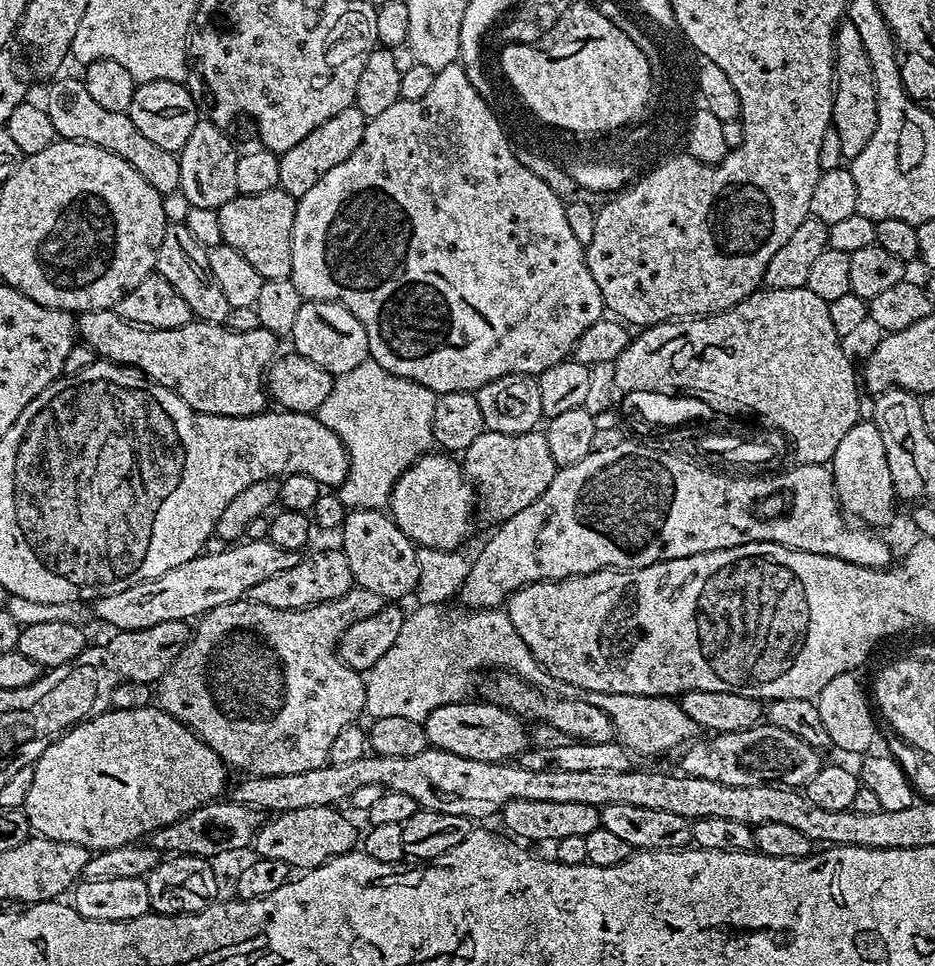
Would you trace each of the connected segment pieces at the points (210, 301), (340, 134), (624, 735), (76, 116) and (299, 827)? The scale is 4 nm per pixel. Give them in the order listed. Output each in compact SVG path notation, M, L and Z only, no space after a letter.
M182 222L169 223L165 228L162 246L158 246L156 272L166 278L166 282L170 282L170 286L182 294L182 298L186 298L195 319L204 320L208 324L224 324L227 321L229 306L226 294L222 294L222 286L218 286L214 274L210 274L208 249L201 246L198 238L194 238L194 234L190 234Z
M354 106L347 108L342 110L342 114L334 114L334 118L326 118L322 126L310 130L310 134L306 134L306 138L302 138L298 146L290 146L290 150L279 153L280 187L291 196L304 196L306 190L312 189L318 178L322 178L322 174L334 170L334 166L346 162L346 158L350 158L350 154L358 150L358 142L362 142L362 134L366 134L368 121L369 117L364 116L362 110Z
M590 692L586 696L590 706L598 706L612 721L615 735L629 753L637 756L660 756L671 748L687 745L697 735L696 723L671 696L643 696L642 694L602 694Z
M64 76L54 81L48 88L48 97L42 100L42 106L50 114L50 122L54 122L59 139L80 140L84 144L110 150L118 154L118 158L130 162L130 166L134 166L134 170L138 170L138 174L142 174L142 178L146 178L146 182L150 182L150 186L154 186L154 190L158 190L161 196L168 198L171 192L179 193L182 178L179 155L162 150L162 146L154 146L154 142L150 142L150 138L146 138L146 134L134 126L127 112L105 110L98 106L98 102L90 98L83 79Z
M309 806L273 815L268 818L272 820L265 819L257 829L254 849L259 858L274 858L278 862L286 862L292 870L307 870L325 864L335 856L353 851L358 844L355 826L340 810L336 806Z

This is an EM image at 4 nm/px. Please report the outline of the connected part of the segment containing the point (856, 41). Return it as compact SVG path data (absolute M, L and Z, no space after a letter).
M851 22L841 23L836 30L836 78L832 97L832 128L834 140L840 143L840 152L845 161L858 158L866 150L870 138L878 126L880 103L874 82L874 70L866 54L864 39L858 35L858 26Z

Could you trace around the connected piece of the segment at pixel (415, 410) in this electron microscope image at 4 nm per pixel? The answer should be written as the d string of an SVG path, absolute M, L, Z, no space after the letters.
M370 358L364 360L362 366L354 366L354 370L335 377L333 389L327 395L326 402L322 402L318 415L322 426L334 430L348 451L348 477L338 489L345 509L384 510L389 507L392 491L402 474L433 447L432 423L436 398L437 393L426 386L410 378L390 374L390 370L384 370Z

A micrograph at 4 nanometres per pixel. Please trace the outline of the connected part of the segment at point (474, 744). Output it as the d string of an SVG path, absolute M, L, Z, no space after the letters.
M491 702L468 703L438 706L438 710L434 710L422 721L431 747L482 762L508 762L519 757L520 753L529 747L530 732L520 717Z

